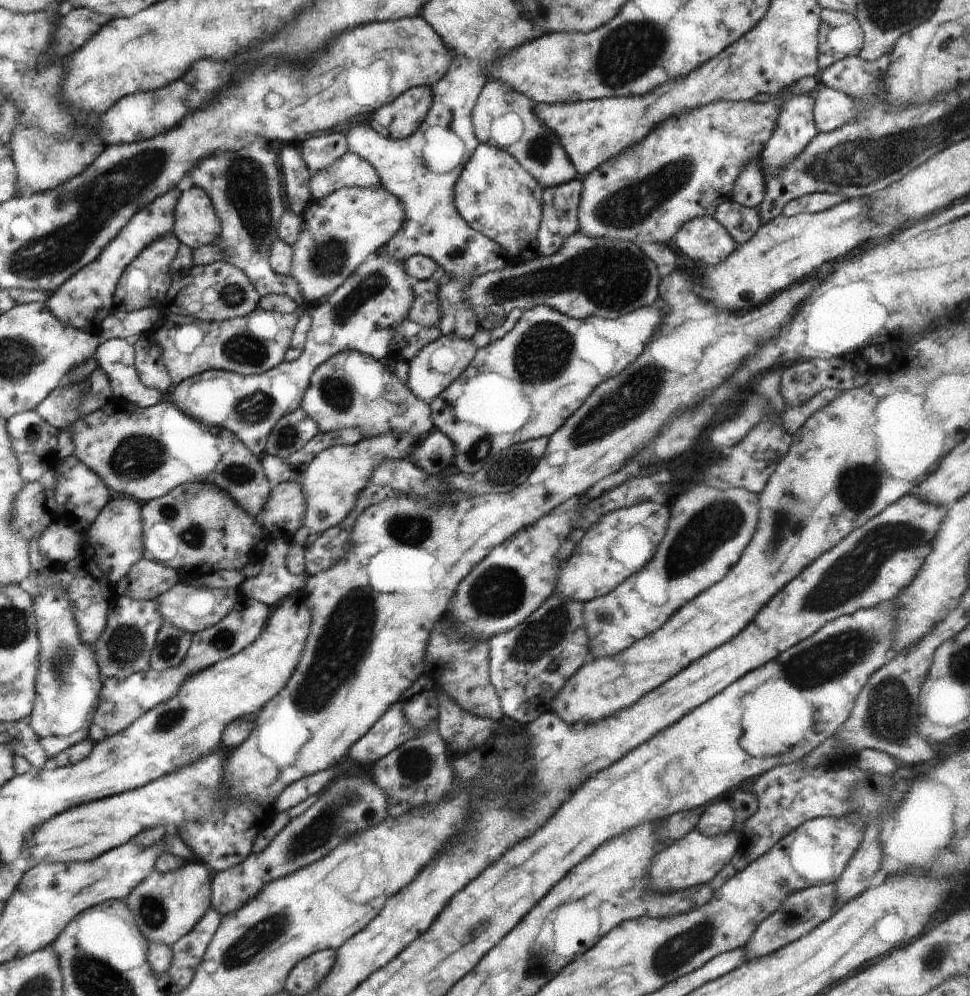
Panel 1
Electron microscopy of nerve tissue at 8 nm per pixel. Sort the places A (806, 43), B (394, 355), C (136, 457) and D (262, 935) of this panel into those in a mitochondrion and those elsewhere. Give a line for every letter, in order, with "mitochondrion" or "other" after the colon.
A: other
B: other
C: mitochondrion
D: mitochondrion

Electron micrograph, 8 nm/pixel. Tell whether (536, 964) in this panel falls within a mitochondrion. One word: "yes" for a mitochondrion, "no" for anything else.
yes

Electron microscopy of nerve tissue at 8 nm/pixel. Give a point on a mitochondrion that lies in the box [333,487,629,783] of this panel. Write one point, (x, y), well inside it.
(535, 644)

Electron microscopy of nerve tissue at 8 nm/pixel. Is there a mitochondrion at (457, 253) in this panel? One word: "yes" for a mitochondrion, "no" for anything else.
no

